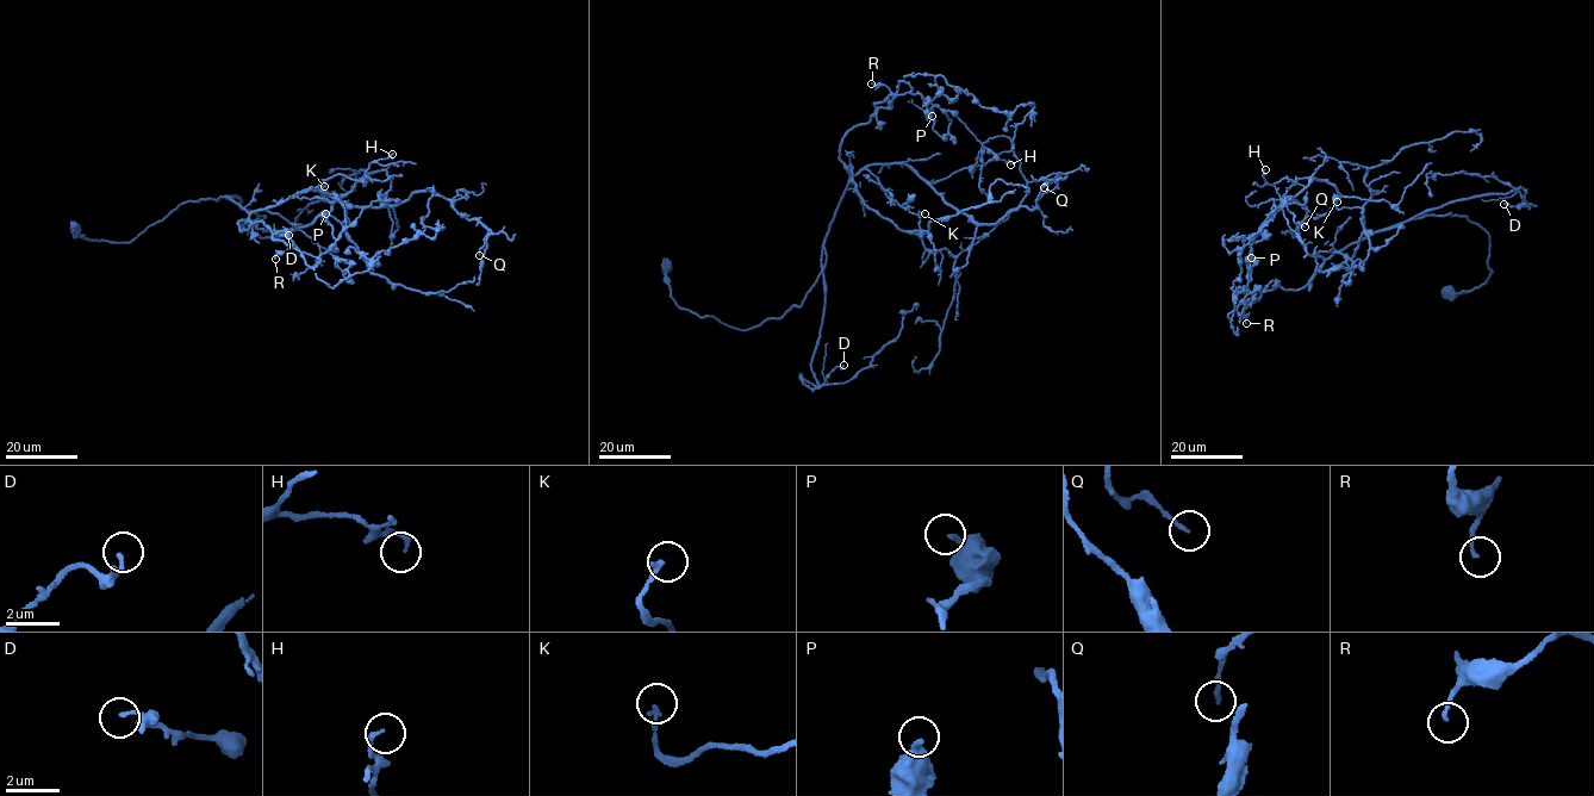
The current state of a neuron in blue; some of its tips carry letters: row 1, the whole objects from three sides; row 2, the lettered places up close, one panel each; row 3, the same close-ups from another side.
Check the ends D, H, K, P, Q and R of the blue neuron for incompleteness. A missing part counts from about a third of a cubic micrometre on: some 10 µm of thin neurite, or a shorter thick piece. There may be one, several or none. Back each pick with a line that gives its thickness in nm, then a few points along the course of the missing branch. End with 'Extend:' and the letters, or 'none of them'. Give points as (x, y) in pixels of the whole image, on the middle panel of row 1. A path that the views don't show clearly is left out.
Extend: none of them

